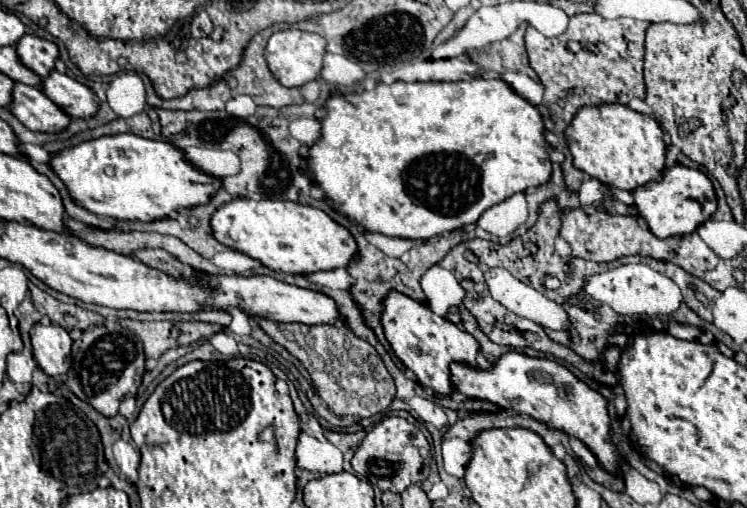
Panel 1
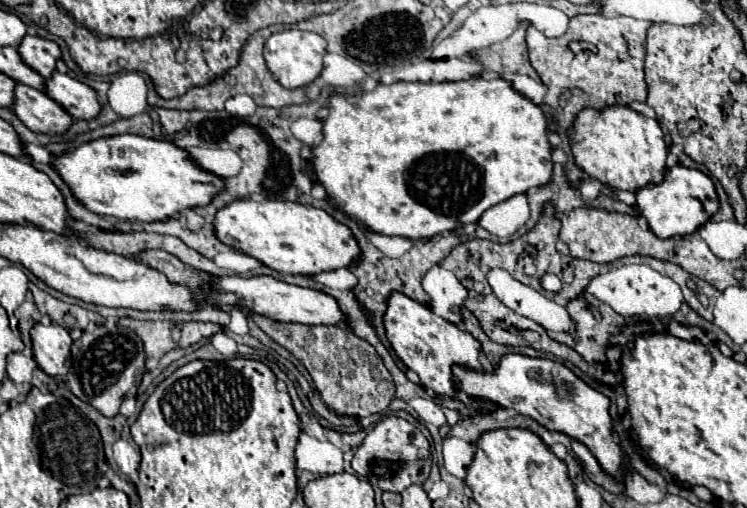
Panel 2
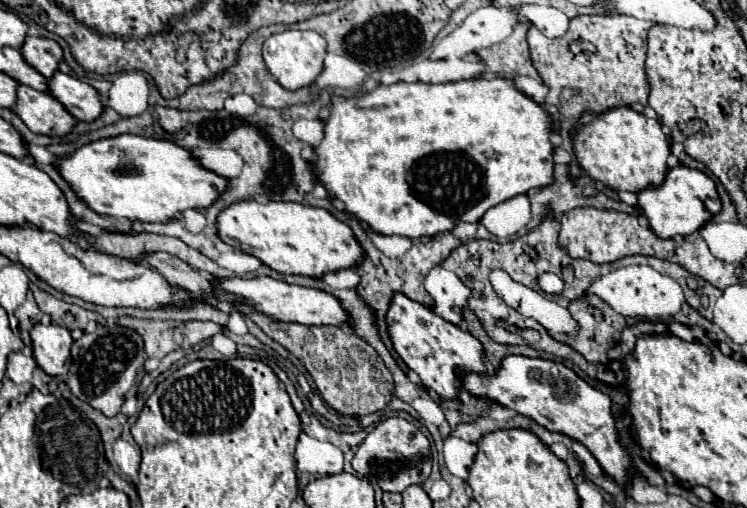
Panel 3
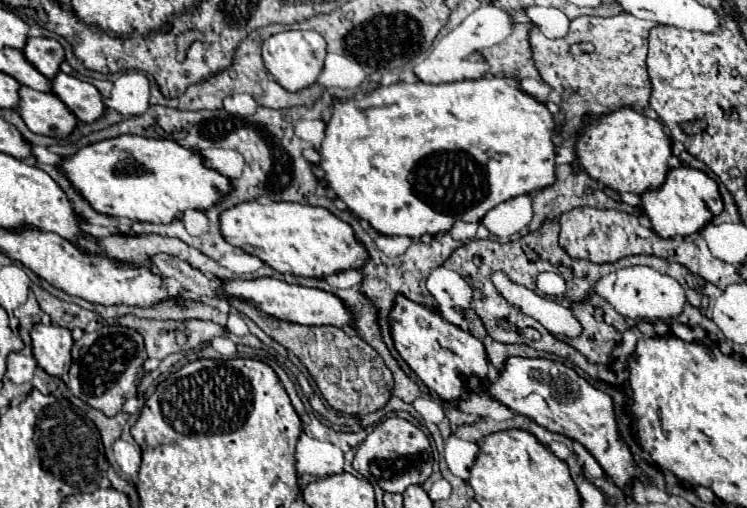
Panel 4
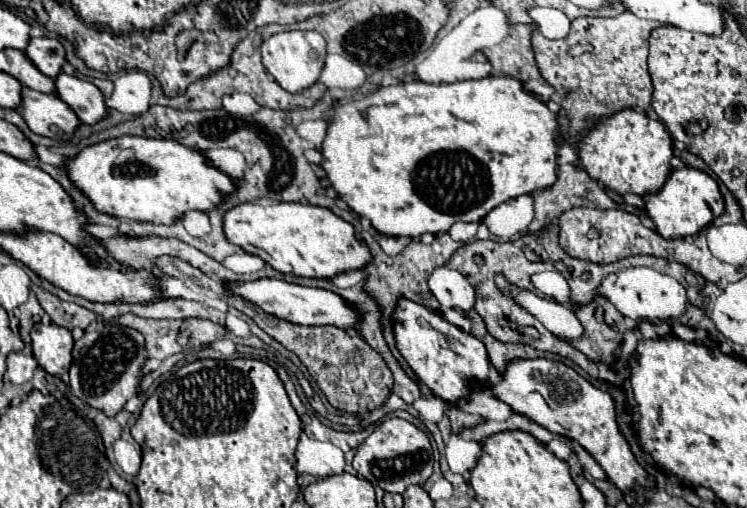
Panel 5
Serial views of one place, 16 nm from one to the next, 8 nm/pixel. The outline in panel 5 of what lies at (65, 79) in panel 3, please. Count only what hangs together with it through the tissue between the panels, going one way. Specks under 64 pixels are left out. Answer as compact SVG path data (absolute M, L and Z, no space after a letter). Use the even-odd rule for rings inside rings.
M64 72L56 76L54 92L62 102L66 102L76 112L76 116L84 124L94 124L108 114L102 92L94 84L78 80L76 76L68 76Z

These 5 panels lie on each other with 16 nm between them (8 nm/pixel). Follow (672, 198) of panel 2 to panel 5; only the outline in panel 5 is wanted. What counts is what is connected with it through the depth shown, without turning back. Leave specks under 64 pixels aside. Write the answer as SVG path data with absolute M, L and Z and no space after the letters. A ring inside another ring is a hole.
M690 166L674 168L668 174L664 186L656 192L644 194L642 200L644 200L644 212L654 222L654 230L660 232L660 236L664 236L664 238L698 234L716 216L720 216L724 212L724 200L722 200L716 180L710 178L706 172L690 168Z

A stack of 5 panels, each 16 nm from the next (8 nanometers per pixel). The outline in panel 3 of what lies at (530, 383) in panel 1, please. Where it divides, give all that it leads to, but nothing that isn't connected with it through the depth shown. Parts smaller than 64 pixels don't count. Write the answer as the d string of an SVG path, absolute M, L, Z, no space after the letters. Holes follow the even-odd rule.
M512 354L500 362L500 368L496 370L494 376L462 372L458 368L456 368L456 376L458 376L464 392L498 402L504 408L510 408L522 416L536 420L540 426L544 426L552 432L562 432L562 434L582 442L594 454L594 458L600 462L602 470L608 476L612 476L618 484L624 486L628 476L636 472L630 462L628 452L616 440L614 418L610 412L610 406L612 406L610 398L606 394L594 390L582 378L578 378L562 362Z

